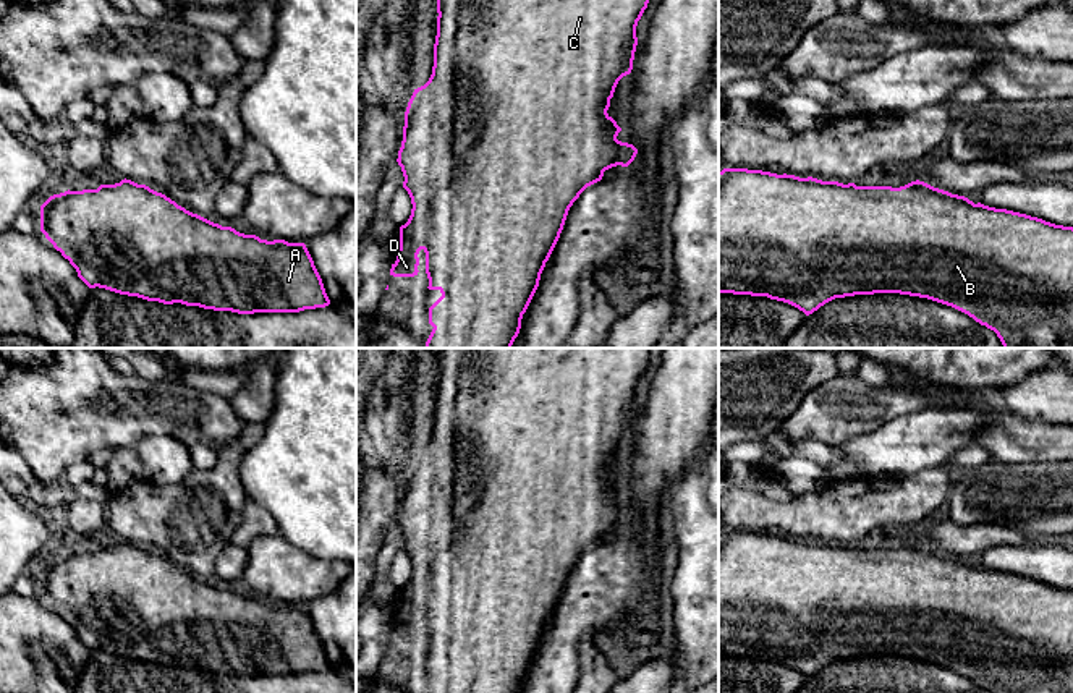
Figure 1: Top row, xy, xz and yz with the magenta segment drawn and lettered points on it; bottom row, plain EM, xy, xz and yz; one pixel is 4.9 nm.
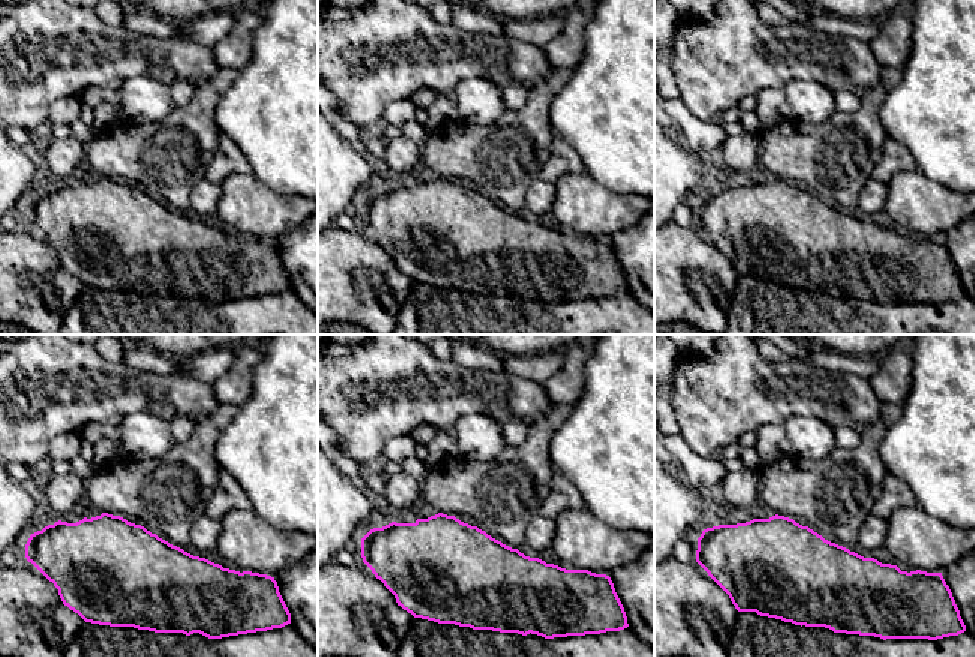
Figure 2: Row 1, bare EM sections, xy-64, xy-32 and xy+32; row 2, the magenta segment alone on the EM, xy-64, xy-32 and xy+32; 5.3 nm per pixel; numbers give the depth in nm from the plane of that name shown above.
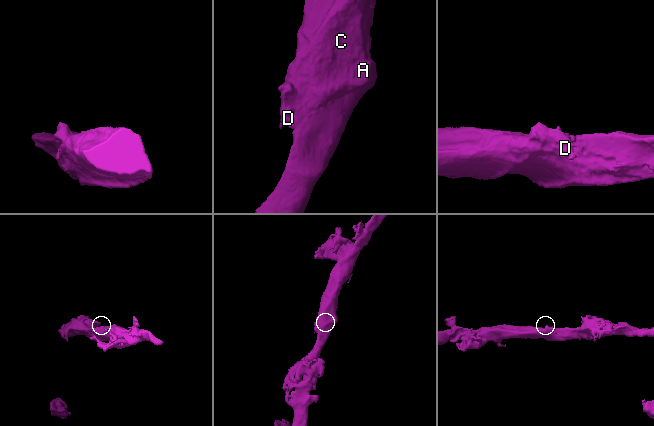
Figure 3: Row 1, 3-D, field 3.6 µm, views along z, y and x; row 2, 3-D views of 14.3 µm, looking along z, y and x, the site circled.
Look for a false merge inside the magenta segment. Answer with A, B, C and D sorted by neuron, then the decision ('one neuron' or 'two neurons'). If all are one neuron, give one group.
A B C D; one neuron

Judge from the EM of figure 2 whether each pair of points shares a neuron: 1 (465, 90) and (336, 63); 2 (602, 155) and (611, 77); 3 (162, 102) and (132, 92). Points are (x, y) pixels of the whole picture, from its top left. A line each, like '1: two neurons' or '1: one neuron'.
1: two neurons
2: one neuron
3: one neuron

